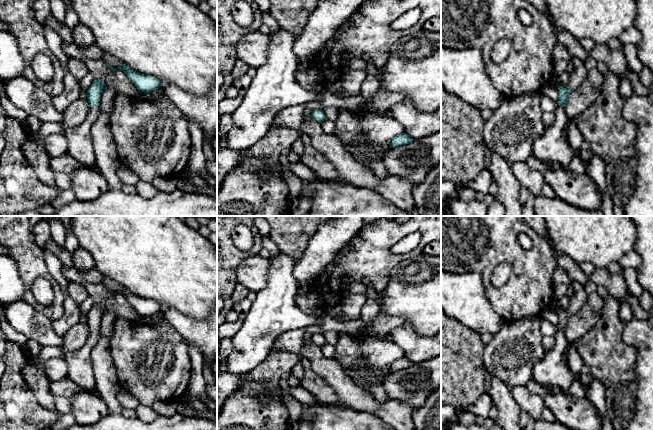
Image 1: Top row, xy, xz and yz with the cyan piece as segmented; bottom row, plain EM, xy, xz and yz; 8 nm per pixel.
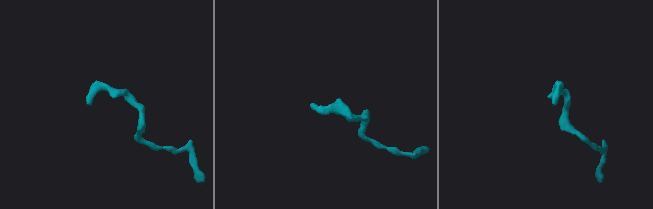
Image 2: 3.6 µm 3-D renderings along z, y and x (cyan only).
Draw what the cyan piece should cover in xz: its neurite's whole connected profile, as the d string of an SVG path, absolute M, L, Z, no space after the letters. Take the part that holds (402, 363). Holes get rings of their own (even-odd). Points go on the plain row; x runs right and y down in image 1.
M404 356L400 359L395 360L389 367L391 370L396 371L396 370L409 368L412 365L413 363Z

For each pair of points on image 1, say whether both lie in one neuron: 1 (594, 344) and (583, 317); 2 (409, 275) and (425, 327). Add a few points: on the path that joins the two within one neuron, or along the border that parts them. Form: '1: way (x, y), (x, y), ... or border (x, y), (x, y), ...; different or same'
1: border (601, 310), (598, 320), (573, 343); different
2: way (421, 288), (425, 292), (425, 314); same

